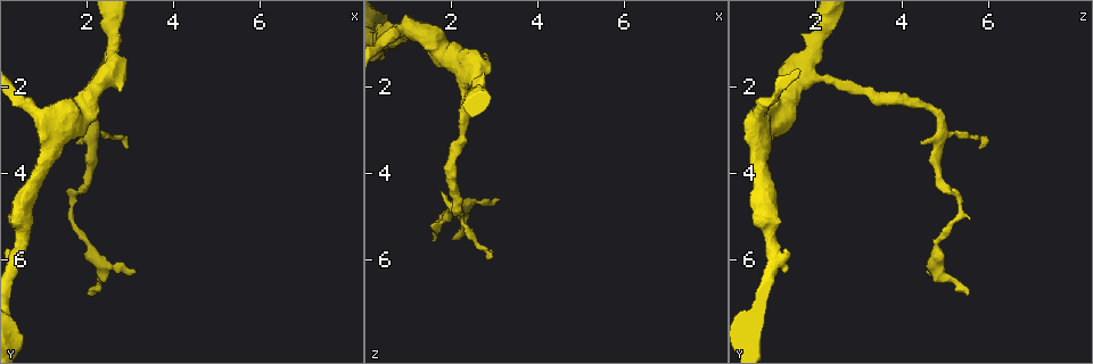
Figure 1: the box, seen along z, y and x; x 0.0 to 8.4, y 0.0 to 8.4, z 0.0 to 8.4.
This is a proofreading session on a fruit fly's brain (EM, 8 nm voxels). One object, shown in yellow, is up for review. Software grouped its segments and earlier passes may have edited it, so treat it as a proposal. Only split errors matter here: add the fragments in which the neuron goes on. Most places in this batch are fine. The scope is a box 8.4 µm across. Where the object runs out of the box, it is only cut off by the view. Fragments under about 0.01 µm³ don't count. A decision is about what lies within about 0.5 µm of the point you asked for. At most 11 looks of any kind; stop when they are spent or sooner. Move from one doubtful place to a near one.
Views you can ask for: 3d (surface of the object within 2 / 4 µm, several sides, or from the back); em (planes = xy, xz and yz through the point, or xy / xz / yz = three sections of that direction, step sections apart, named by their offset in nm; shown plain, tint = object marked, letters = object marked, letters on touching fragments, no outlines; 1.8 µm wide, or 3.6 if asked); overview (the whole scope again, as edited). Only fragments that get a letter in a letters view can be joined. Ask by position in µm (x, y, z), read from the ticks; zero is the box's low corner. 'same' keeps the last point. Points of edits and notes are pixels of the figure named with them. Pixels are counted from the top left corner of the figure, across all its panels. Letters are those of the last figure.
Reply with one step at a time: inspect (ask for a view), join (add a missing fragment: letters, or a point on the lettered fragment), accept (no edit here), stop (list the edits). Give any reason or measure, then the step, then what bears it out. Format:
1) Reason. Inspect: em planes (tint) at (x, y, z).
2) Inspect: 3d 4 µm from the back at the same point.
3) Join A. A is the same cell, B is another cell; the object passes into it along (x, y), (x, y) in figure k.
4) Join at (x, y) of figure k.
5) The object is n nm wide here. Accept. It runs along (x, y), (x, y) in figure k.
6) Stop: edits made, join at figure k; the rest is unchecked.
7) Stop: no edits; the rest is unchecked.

Free end. Inspect: em planes (plain) at (1.75, 3.30, 4.45).

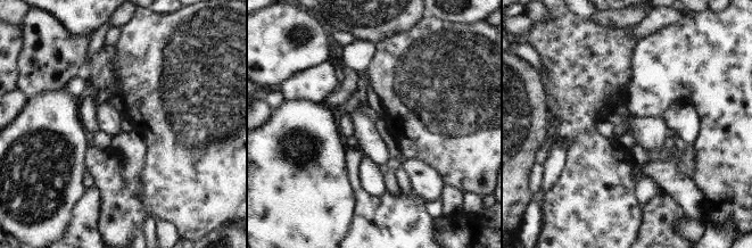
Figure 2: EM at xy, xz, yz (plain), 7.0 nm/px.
What lies round it. Inspect: em planes (letters) at the same point.

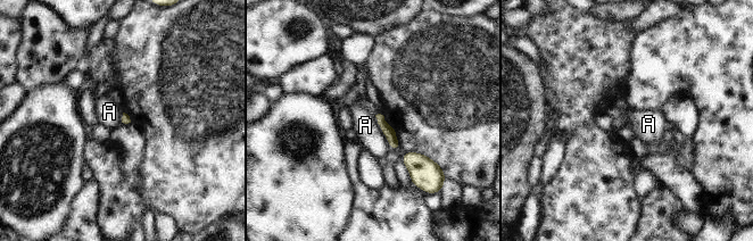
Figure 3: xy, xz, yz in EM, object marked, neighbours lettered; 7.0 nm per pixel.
Accept. A is another cell; no lettered fragment goes on from it.

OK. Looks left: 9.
Branch stops here. Inspect: em yz step 8 (letters) at (3.00, 3.45, 5.75).

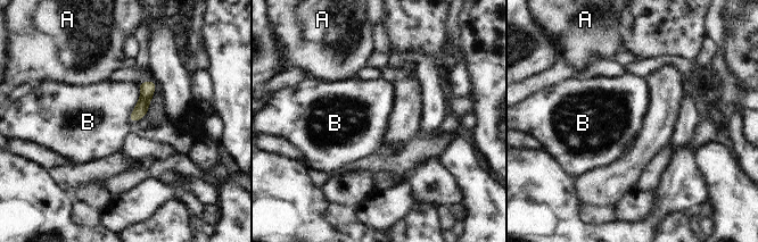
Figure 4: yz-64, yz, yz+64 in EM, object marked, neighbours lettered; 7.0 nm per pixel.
Inspect: em planes (letters) at the same point.

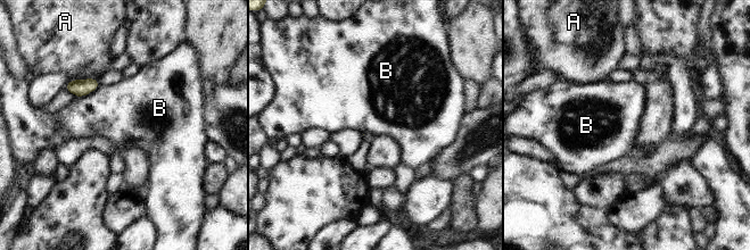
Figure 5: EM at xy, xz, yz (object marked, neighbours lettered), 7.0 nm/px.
Accept. A and B are other cells; a border runs along (100, 84), (92, 91), (75, 97) in figure 5; none of them fits.

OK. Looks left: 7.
Branch stops here. Inspect: 3d 2 µm at (3.20, 6.30, 4.60).

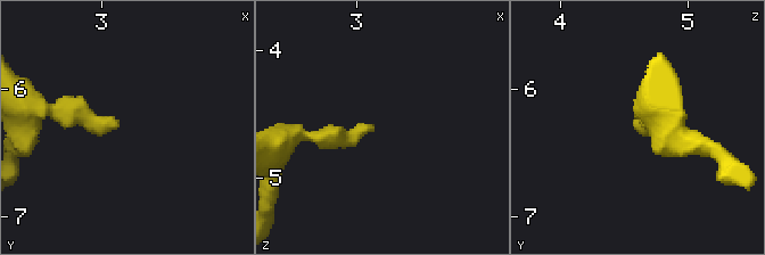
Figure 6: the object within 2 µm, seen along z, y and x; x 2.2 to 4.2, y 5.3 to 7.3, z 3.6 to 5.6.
Now the EM. Inspect: em planes (letters) at (3.16, 6.26, 4.58).

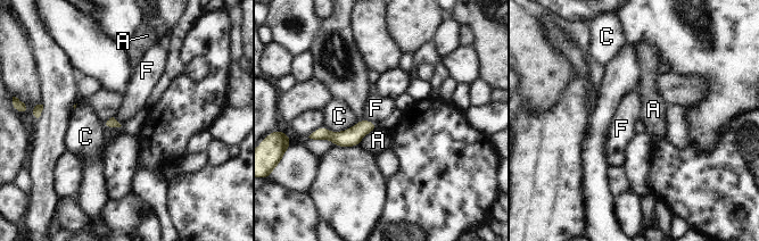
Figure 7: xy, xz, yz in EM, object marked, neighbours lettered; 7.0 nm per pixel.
The longest contact is with C, 260 nm. Accept. A, C and F are other cells; a border runs along (122, 125), (105, 130) in figure 7; no lettered fragment goes on from it.

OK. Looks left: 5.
Free end. Inspect: em planes (letters) at (2.75, 2.10, 1.30).

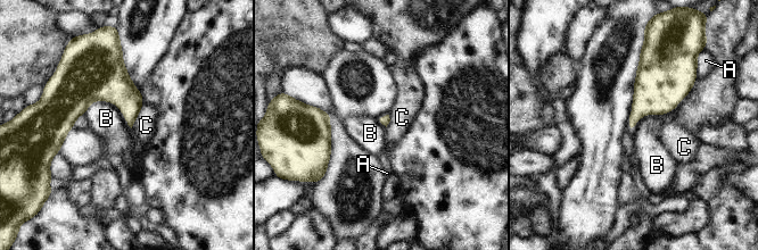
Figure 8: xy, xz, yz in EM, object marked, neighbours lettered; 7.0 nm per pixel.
Accept. A, B and C are other cells; a border runs along (84, 113), (110, 101), (131, 128) in figure 8; no lettered fragment goes on from it.

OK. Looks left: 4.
Stop: no edits; the rest is unchecked.

